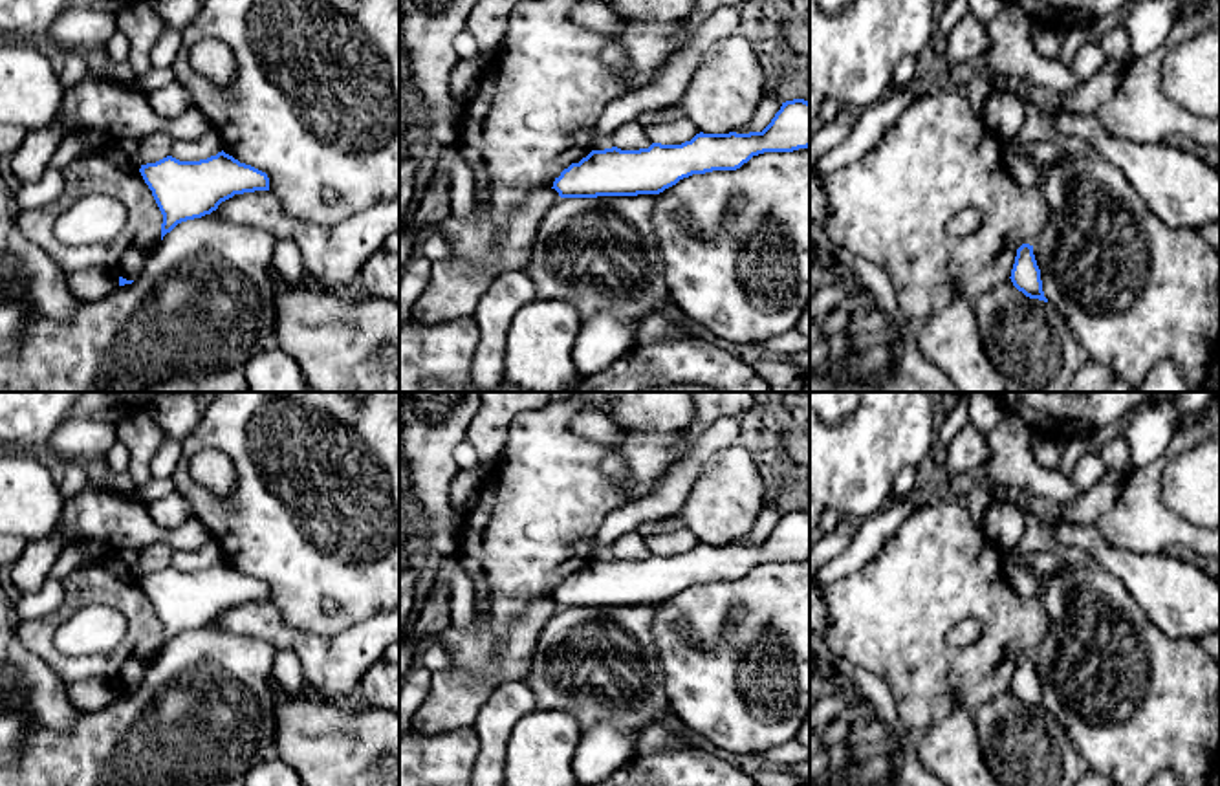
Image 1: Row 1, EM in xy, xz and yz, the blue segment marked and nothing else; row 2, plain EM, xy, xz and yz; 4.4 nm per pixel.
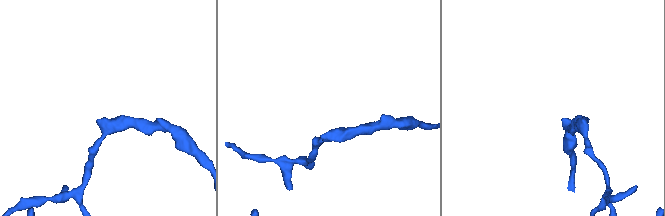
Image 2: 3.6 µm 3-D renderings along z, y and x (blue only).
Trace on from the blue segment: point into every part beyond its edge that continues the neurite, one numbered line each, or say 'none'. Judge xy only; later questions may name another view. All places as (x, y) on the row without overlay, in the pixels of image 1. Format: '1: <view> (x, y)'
none

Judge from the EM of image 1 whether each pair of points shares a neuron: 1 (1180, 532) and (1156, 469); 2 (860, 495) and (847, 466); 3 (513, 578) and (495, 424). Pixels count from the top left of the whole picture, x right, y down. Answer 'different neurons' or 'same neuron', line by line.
1: same neuron
2: same neuron
3: different neurons

